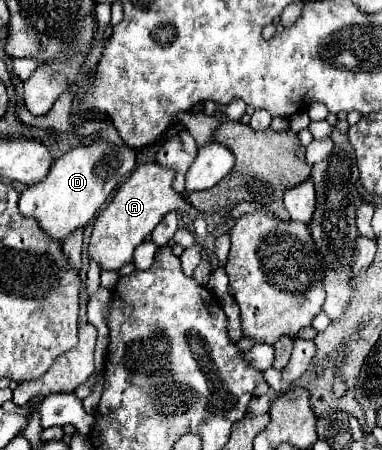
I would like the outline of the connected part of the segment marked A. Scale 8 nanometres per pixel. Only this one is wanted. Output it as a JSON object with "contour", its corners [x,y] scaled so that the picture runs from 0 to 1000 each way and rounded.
{"contour":[[[408,360],[366,364],[304,422],[298,440],[277,458],[272,471],[246,493],[246,511],[236,524],[230,569],[246,578],[262,600],[314,600],[314,591],[346,582],[351,551],[393,529],[408,498],[424,489],[435,471],[471,467],[482,444],[450,418],[455,387],[445,373],[424,373]]]}

